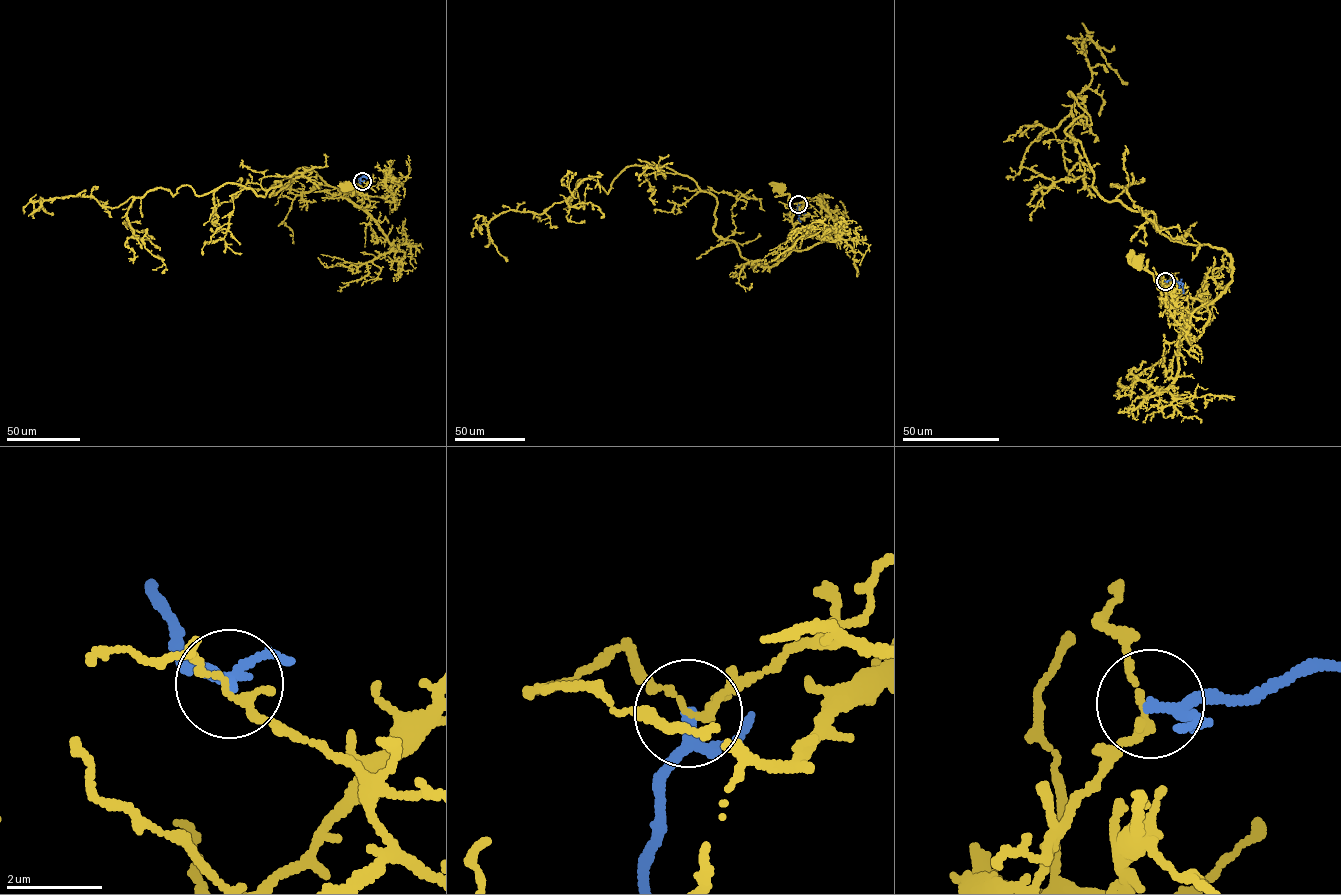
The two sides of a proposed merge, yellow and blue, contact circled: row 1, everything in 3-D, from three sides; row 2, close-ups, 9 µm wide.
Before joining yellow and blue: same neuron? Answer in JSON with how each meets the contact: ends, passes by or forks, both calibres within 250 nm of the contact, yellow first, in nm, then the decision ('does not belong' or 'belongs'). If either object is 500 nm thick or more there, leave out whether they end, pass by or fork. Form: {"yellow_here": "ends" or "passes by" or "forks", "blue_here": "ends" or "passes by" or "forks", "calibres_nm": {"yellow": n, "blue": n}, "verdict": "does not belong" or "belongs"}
{"yellow_here": "passes by", "blue_here": "passes by", "calibres_nm": {"yellow": 130, "blue": 180}, "verdict": "does not belong"}

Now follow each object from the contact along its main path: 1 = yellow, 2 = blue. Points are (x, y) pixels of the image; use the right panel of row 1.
1: (1165, 281), (1157, 288), (1167, 290), (1167, 293), (1157, 287), (1153, 274), (1145, 265), (1136, 263)
2: (1165, 281), (1173, 279), (1181, 283), (1183, 293)

